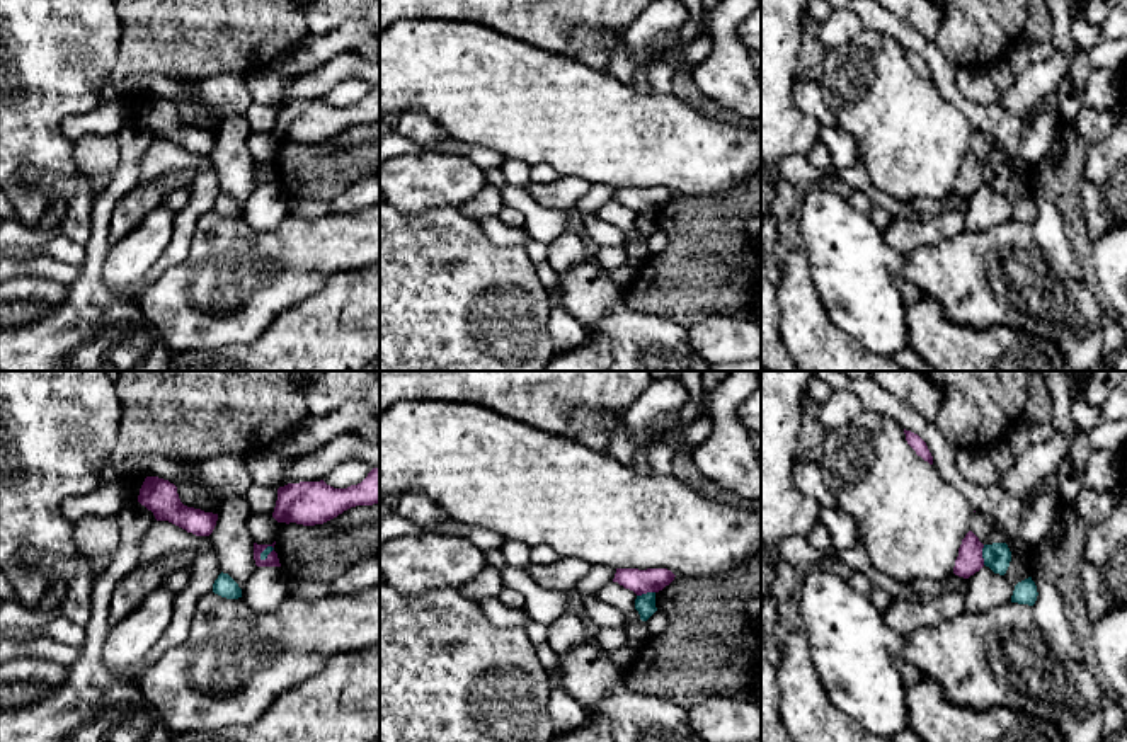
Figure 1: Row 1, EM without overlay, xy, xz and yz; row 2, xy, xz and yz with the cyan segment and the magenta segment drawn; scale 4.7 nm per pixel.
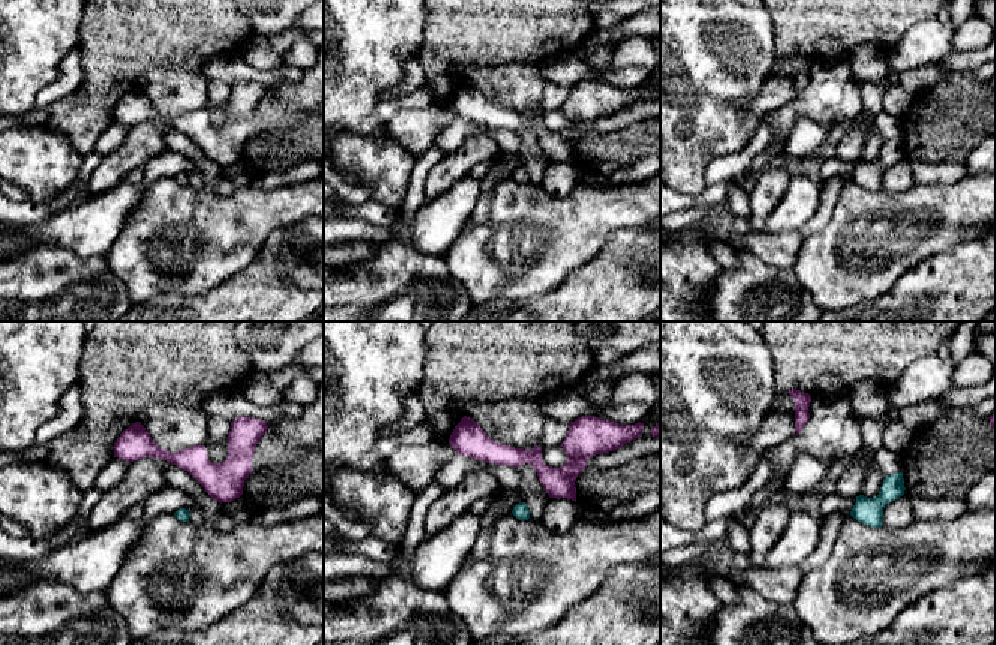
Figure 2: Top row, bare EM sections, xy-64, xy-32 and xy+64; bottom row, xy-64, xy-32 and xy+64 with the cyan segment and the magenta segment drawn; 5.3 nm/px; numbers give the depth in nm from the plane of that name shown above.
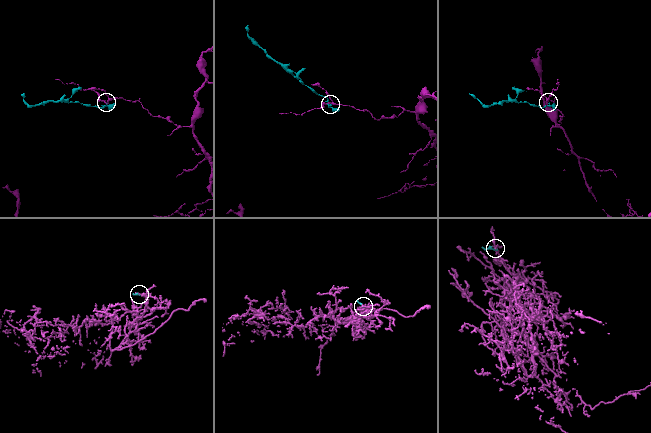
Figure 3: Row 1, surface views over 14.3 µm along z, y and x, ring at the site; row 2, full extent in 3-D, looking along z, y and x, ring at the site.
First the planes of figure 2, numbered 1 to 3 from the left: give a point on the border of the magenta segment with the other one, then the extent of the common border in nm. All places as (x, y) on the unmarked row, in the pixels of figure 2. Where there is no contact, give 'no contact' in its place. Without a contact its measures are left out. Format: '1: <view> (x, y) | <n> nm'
1: no contact
2: no contact
3: no contact

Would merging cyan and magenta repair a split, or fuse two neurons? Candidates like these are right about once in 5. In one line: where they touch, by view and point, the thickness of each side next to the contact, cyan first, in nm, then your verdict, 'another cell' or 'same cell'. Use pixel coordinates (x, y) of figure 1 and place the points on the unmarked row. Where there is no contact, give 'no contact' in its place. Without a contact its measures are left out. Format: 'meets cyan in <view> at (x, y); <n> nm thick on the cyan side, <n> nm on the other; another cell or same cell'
meets cyan in yz at (983, 174); 120 nm thick on the cyan side, 120 nm on the other; another cell

